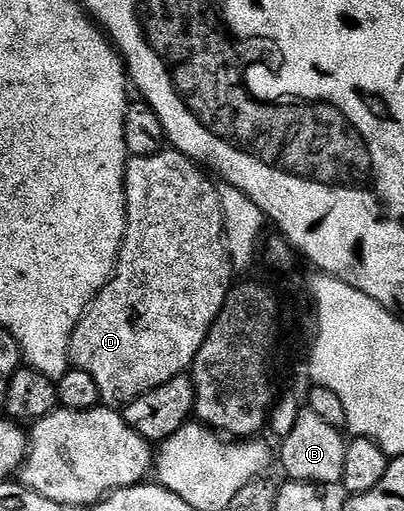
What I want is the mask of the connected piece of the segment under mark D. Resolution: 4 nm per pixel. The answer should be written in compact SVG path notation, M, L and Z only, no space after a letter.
M163 148L158 154L144 156L143 158L131 157L126 163L126 235L118 253L118 263L114 266L114 274L106 287L95 296L89 308L82 313L82 319L70 337L70 360L77 369L88 372L92 380L96 380L96 388L100 388L102 402L110 408L124 408L136 396L144 396L152 388L160 388L160 384L168 384L168 380L177 374L187 373L194 365L196 352L200 352L200 344L204 344L206 333L212 328L214 317L226 299L226 293L232 285L232 267L230 256L226 252L226 239L222 233L222 209L218 186L210 183L207 171L199 163L173 148Z

